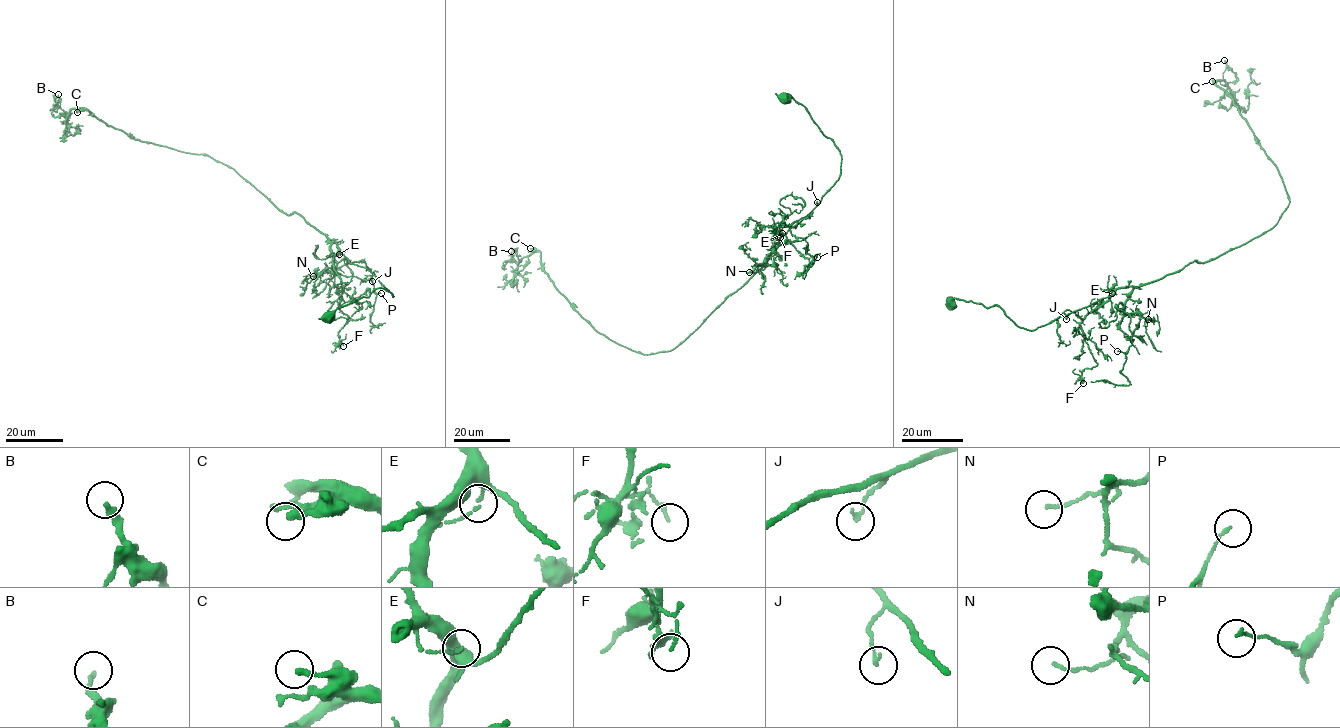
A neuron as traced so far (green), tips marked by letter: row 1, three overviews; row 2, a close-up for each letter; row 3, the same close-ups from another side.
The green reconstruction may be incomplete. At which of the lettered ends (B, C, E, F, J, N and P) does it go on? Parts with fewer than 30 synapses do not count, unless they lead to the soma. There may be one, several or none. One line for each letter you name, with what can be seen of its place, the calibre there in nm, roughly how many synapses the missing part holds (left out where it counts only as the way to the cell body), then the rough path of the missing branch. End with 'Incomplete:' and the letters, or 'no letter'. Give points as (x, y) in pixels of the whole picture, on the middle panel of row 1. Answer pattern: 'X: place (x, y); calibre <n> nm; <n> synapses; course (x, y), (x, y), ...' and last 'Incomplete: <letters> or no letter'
Incomplete: no letter

